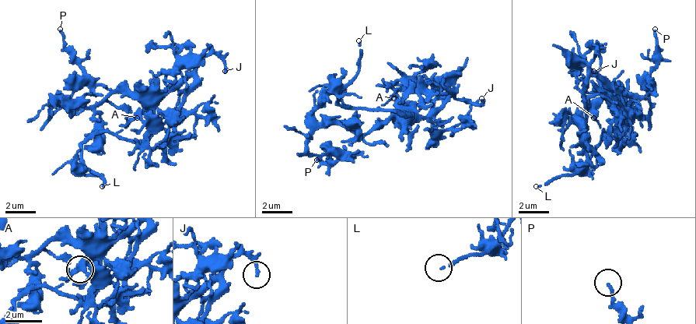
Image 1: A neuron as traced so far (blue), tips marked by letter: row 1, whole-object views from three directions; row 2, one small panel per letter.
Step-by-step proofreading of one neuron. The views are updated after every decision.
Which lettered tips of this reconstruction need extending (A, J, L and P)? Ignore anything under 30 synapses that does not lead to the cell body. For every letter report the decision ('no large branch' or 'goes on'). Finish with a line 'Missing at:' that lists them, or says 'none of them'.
A: no large branch
J: no large branch
L: goes on
P: no large branch
Missing at: L

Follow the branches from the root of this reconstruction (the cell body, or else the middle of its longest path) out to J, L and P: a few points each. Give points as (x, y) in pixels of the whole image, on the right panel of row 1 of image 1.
J: (620, 94), (613, 94), (613, 86), (593, 68), (593, 52), (601, 60), (601, 64), (593, 71)
L: (620, 94), (627, 94), (624, 114), (601, 140), (593, 156), (578, 171), (555, 174), (547, 182), (536, 186)
P: (620, 94), (627, 94), (620, 106), (643, 114), (651, 106), (647, 94), (647, 71), (655, 64), (655, 29)

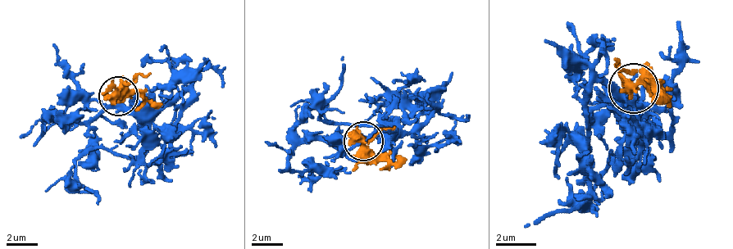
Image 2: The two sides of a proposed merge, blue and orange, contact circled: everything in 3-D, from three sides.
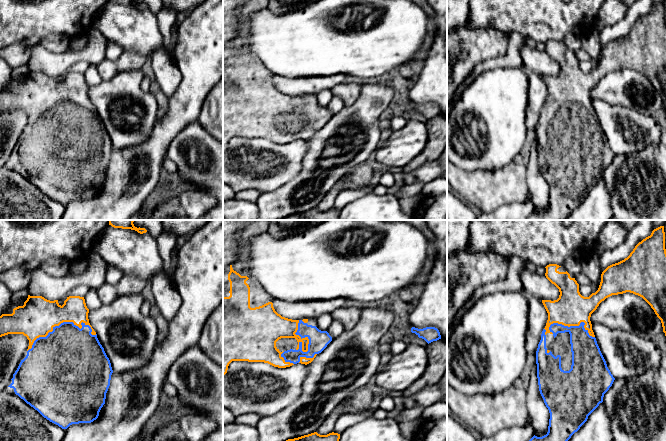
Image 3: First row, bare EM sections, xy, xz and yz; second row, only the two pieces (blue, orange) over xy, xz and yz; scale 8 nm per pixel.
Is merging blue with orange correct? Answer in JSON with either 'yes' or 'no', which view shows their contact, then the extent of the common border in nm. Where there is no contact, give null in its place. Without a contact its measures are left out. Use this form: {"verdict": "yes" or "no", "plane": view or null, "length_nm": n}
{"verdict": "yes", "plane": "xy", "length_nm": 600}

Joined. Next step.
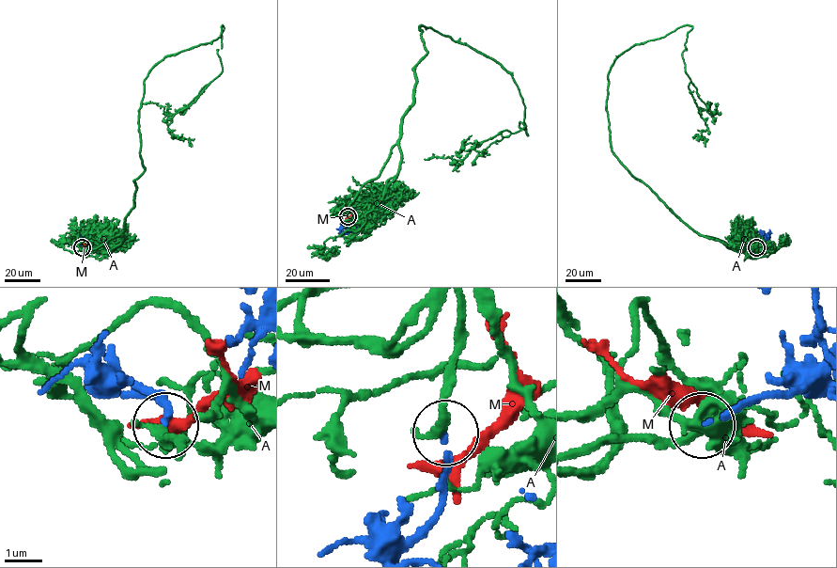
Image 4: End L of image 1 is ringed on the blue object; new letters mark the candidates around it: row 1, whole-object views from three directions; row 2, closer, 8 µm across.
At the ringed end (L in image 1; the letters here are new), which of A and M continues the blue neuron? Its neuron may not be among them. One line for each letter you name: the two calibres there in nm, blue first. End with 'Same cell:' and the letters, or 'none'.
A: calibres 130 and 180 nm
Same cell: A

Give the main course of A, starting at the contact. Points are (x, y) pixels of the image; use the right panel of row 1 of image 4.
A: (756, 247), (731, 248), (694, 231), (614, 154), (606, 108), (613, 61), (691, 25), (682, 57), (705, 147)

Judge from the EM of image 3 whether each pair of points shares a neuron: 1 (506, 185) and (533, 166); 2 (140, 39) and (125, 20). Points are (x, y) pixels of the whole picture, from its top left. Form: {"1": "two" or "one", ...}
{"1": "two", "2": "one"}

